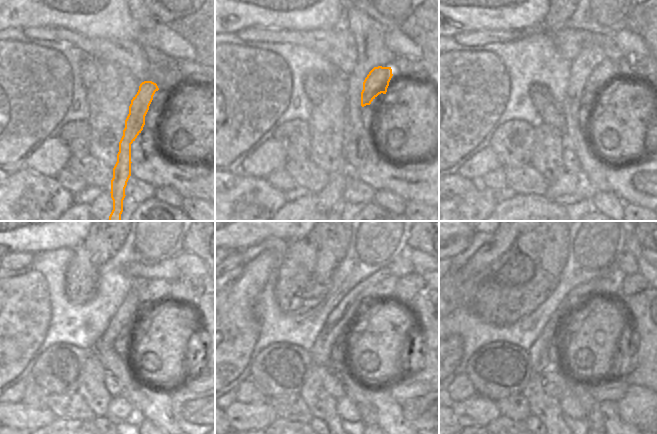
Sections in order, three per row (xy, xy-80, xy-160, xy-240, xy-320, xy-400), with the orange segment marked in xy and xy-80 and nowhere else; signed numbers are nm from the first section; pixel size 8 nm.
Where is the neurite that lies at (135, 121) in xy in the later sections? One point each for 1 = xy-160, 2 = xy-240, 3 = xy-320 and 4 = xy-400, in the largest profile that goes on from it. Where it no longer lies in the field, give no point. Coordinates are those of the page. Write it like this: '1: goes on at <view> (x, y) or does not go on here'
1: goes on at xy-160 (606, 70)
2: goes on at xy-240 (155, 292)
3: goes on at xy-320 (380, 285)
4: goes on at xy-400 (608, 284)

